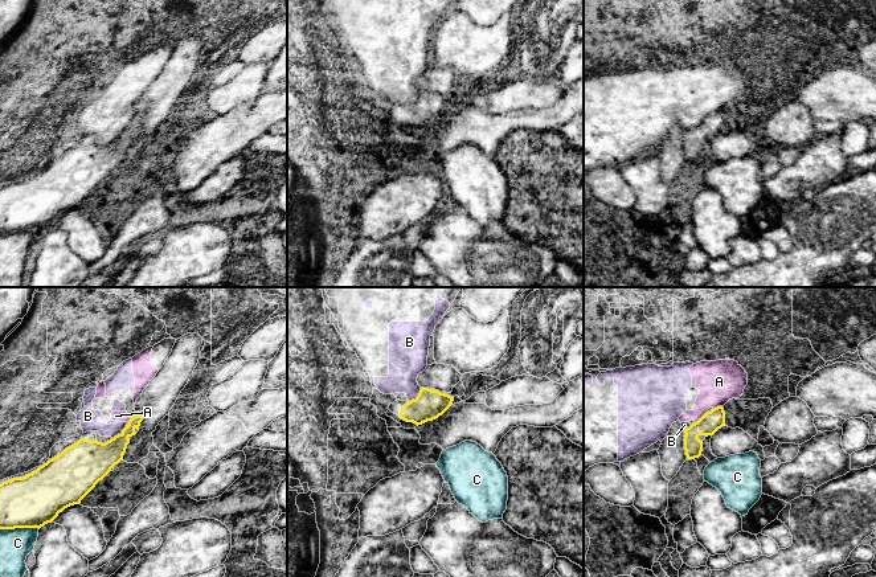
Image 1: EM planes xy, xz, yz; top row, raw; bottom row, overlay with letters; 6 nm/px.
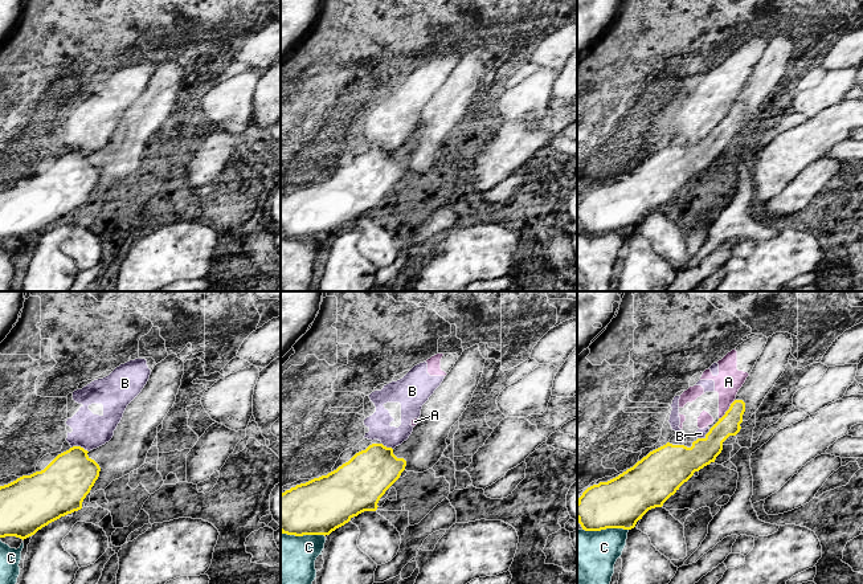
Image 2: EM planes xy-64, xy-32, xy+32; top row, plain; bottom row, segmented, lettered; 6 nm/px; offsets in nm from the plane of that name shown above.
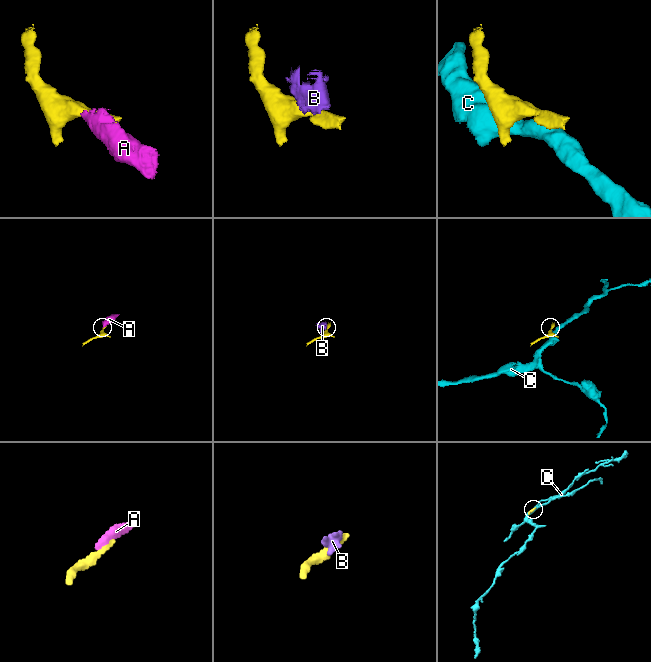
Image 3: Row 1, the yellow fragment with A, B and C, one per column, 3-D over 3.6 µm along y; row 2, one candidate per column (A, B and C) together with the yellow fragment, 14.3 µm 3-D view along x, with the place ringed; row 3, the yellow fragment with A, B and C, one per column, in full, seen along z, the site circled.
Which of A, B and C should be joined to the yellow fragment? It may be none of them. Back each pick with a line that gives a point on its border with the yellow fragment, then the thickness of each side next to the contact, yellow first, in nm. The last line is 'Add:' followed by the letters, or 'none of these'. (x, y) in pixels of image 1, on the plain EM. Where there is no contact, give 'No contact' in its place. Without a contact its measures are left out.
Add: none of these

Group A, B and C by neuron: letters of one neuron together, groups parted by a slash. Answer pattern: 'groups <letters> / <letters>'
groups A B / C

